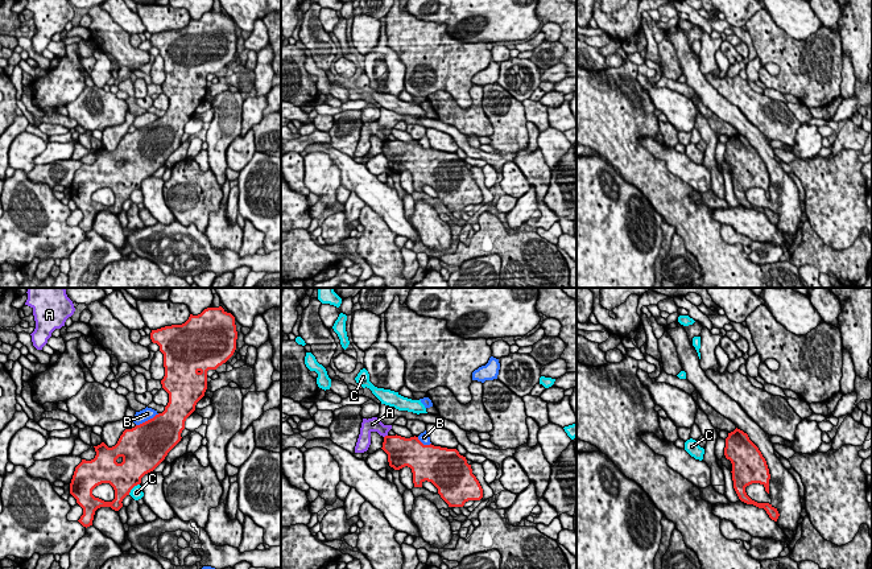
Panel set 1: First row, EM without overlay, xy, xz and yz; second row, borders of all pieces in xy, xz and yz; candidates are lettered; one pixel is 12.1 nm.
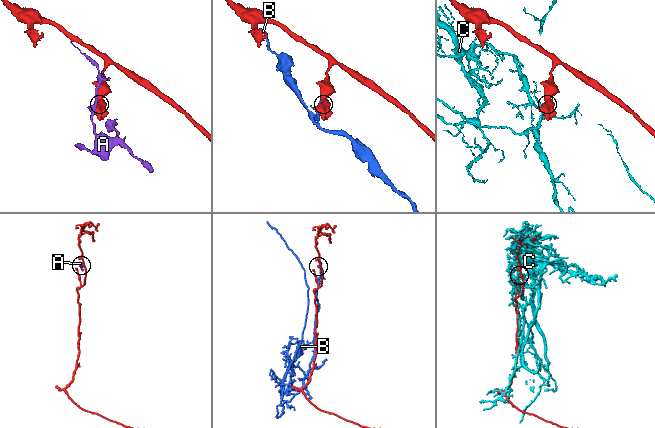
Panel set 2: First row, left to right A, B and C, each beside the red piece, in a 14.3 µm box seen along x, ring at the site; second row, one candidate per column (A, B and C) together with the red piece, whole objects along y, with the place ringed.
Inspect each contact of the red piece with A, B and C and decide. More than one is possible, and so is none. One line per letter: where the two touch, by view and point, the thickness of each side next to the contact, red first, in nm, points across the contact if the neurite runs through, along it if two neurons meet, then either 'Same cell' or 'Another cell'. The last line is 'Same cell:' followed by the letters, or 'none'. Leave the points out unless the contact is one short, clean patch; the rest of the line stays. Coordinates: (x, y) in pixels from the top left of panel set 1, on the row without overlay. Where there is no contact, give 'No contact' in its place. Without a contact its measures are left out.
A: Touches red at xz (385, 140). Thickness 340 nm (red) against 160 nm. Another cell
B: Touches red at xy (148, 124). Thickness 480 nm (red) against 140 nm. Another cell
C: Touches red at xy (132, 192). Thickness 360 nm (red) against 160 nm. Another cell
Same cell: none

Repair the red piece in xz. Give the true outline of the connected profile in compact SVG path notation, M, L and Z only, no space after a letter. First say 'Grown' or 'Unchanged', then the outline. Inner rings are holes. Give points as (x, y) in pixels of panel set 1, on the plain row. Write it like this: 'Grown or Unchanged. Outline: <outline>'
Unchanged. Outline: M385 140L383 152L389 170L412 173L414 191L431 186L449 211L463 211L468 205L480 205L483 193L472 178L471 169L456 153L423 149L418 141Z

